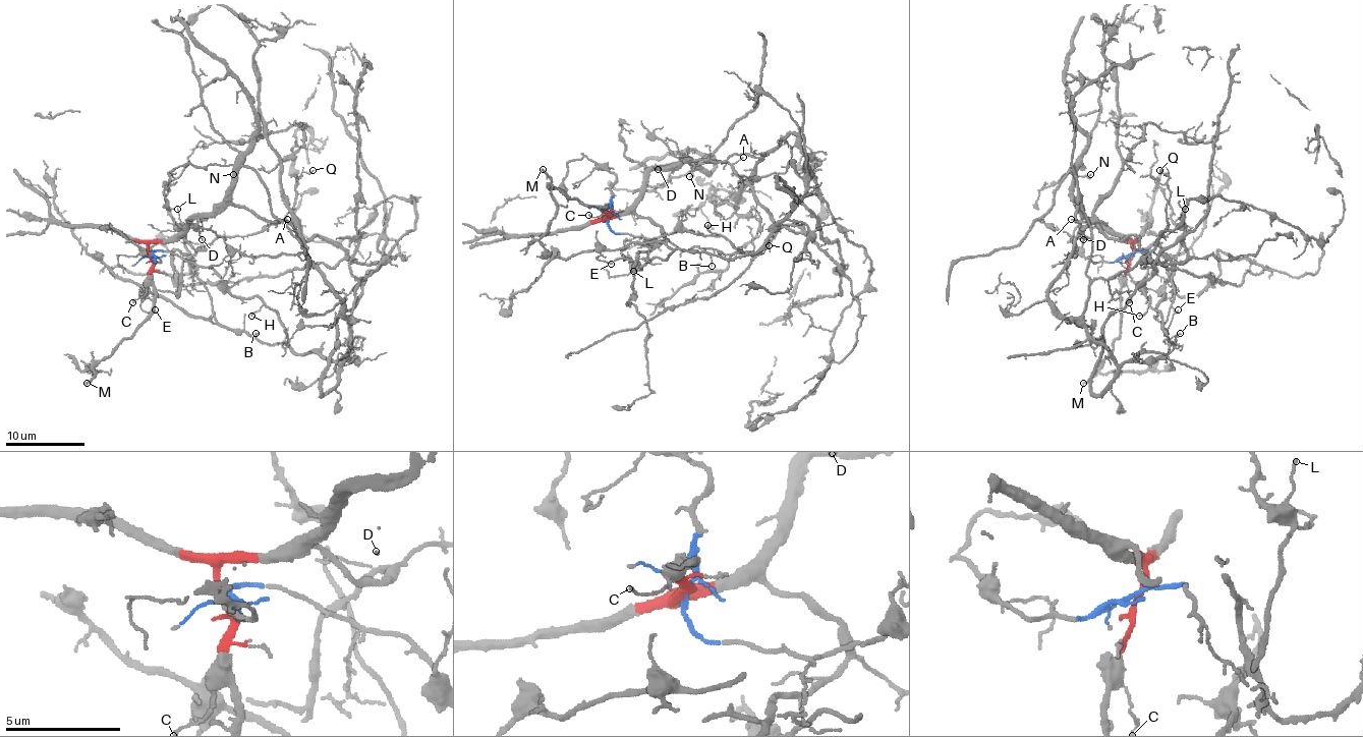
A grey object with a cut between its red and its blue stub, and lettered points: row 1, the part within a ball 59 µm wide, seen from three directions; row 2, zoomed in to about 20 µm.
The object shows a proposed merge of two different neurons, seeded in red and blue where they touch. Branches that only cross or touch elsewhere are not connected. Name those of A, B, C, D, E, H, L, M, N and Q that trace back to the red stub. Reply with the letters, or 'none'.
A, C, D, M, N, Q

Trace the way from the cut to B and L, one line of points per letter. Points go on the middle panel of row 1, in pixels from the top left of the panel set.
B: (607, 217), (615, 232), (655, 238), (686, 230), (720, 234), (743, 253), (729, 260), (714, 256), (712, 266)
L: (607, 217), (615, 232), (720, 234), (743, 253), (724, 260), (676, 248), (632, 272)

